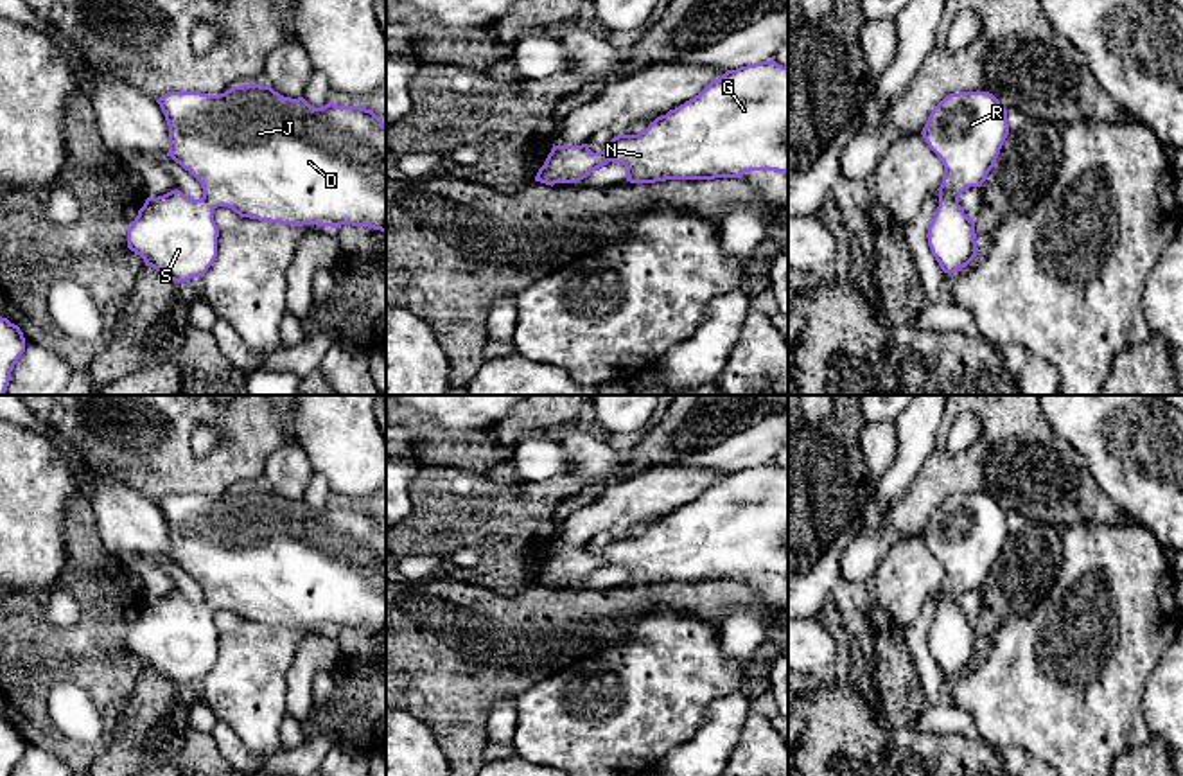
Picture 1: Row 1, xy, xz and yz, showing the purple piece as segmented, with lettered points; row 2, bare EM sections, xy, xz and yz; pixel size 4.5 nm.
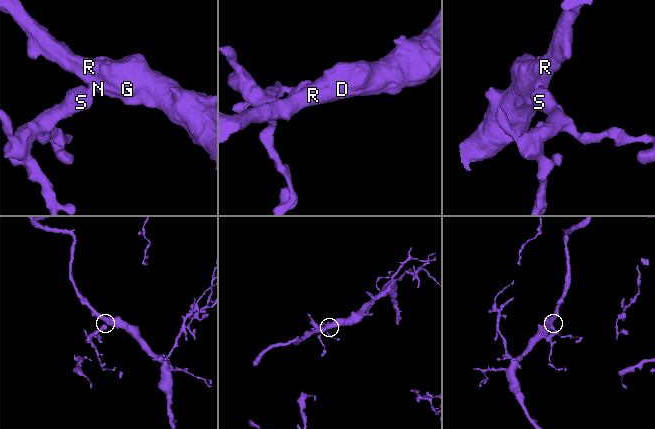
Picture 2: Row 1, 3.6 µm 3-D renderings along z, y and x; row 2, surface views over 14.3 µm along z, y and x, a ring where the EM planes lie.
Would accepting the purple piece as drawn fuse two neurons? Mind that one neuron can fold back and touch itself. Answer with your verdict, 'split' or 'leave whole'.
leave whole

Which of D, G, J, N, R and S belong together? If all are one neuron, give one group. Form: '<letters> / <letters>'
D G J N R S

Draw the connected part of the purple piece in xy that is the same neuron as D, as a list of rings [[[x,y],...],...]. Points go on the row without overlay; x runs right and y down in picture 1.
[[[242,487],[219,498],[201,494],[169,494],[156,503],[169,528],[169,555],[188,573],[203,591],[199,602],[171,593],[147,600],[127,632],[127,650],[174,684],[203,679],[217,659],[219,630],[214,623],[217,609],[228,609],[241,620],[280,625],[368,629],[386,634],[386,526],[361,508],[337,508],[332,503],[321,510],[303,499],[291,501],[271,489]]]

